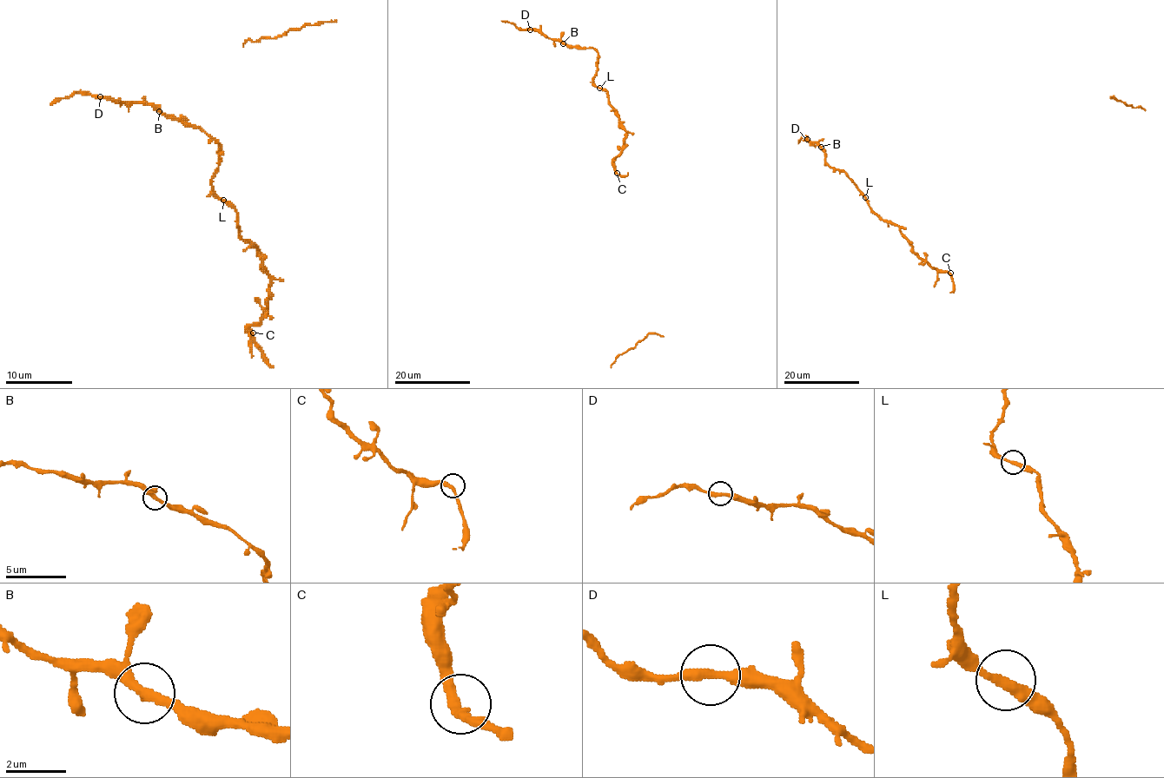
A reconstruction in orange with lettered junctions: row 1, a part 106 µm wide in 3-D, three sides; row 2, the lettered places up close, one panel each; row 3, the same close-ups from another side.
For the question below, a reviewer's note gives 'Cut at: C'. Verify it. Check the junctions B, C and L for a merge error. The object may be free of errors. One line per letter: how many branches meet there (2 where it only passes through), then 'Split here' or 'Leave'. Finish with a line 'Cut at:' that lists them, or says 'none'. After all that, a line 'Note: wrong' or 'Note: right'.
B: Branches: 2. Leave
C: Branches: 2. Leave
L: Branches: 2. Leave
Cut at: none
Note: wrong

